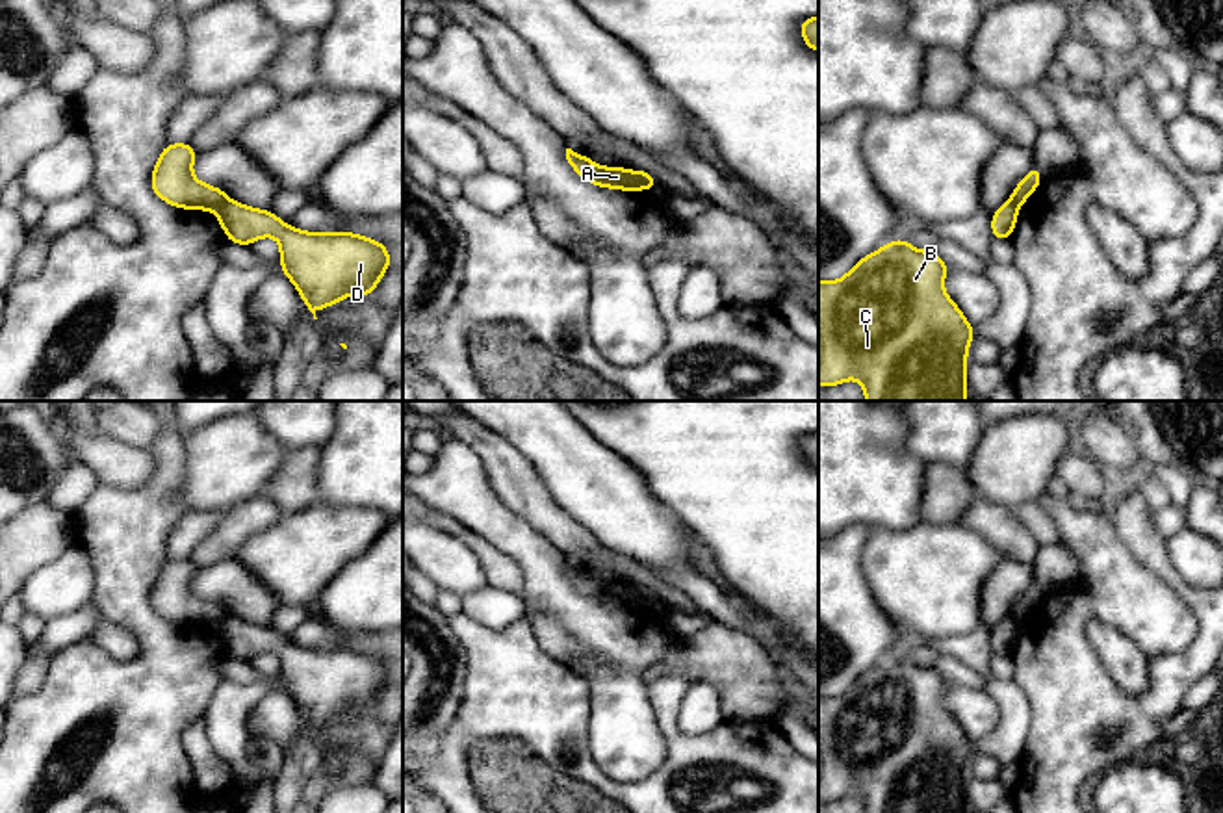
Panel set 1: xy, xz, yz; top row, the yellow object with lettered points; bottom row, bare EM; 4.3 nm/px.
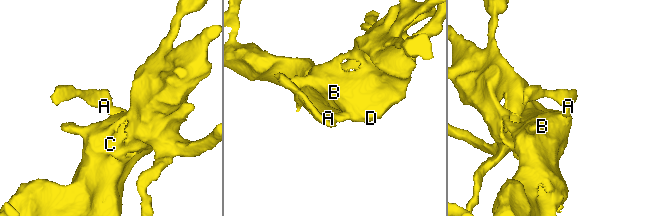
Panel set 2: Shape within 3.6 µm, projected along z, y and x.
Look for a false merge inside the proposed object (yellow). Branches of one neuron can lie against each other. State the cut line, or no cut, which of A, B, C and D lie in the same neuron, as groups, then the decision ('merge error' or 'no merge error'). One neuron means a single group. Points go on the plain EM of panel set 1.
cut in xz along (633, 587), (650, 604); A / B C D; merge error

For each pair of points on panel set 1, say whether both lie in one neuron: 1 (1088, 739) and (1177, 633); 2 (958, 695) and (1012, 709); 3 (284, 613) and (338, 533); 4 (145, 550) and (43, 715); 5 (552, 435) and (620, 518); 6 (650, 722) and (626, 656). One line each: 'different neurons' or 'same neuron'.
1: same neuron
2: different neurons
3: different neurons
4: same neuron
5: same neuron
6: same neuron

